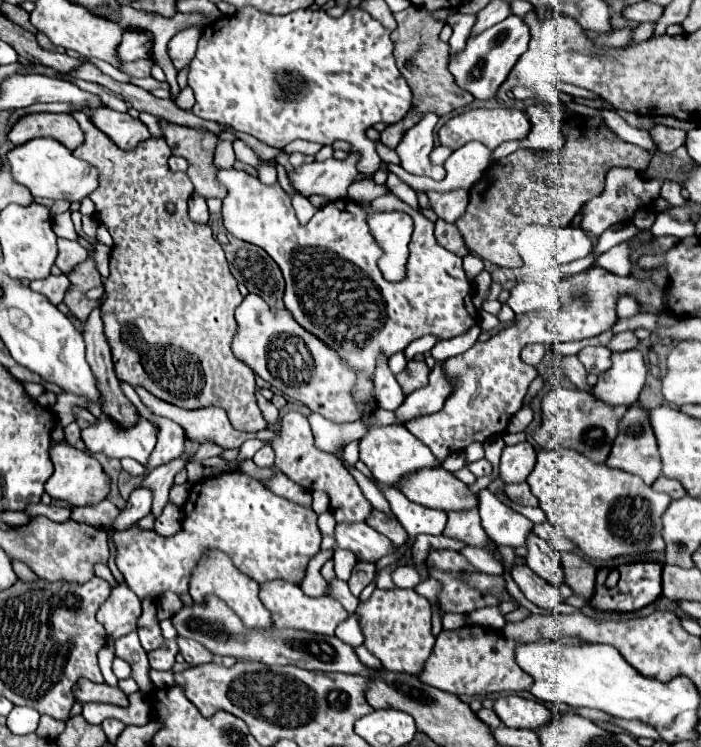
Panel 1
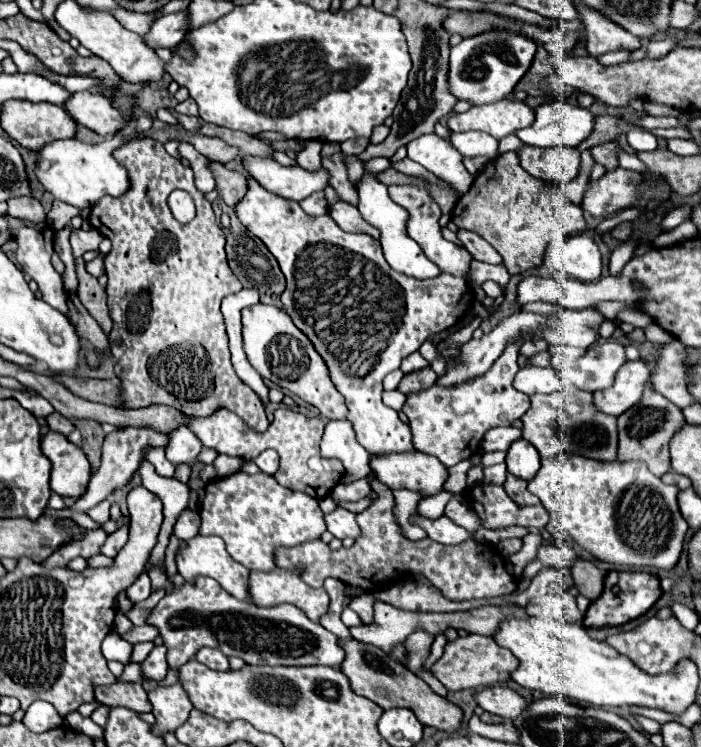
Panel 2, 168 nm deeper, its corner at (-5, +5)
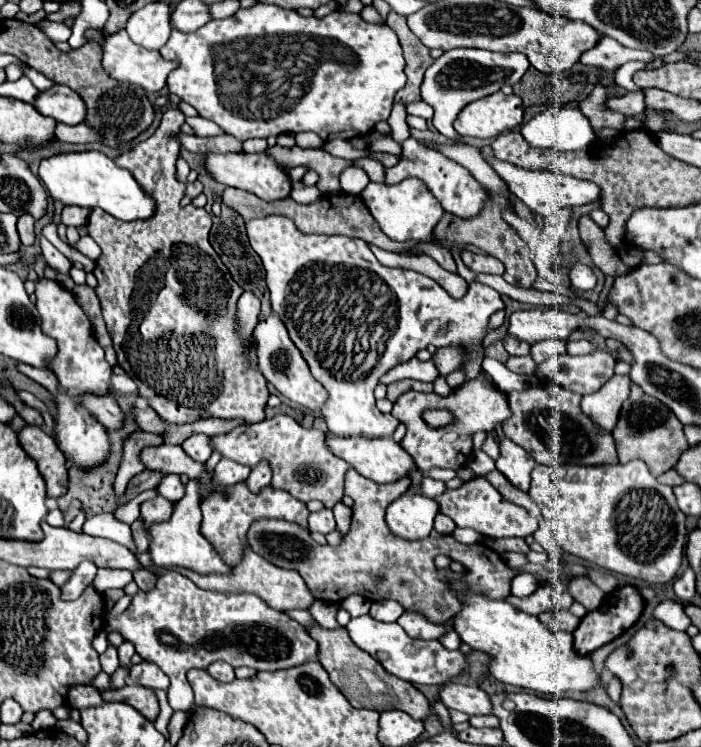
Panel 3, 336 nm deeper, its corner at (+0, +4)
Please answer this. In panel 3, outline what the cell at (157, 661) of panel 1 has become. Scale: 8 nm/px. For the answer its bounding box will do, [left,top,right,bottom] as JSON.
[129,661,169,691]

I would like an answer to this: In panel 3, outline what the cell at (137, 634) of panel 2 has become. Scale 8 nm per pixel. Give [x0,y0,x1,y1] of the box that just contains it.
[117,643,135,669]

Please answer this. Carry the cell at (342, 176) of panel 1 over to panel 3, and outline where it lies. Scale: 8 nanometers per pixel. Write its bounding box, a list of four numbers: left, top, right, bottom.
[201,153,291,201]

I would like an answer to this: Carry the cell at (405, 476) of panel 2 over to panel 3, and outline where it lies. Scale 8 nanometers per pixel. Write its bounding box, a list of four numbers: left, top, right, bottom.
[325,433,415,483]

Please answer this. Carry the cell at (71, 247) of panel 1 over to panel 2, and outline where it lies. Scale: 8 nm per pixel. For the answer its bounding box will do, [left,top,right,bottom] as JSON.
[70,228,104,258]

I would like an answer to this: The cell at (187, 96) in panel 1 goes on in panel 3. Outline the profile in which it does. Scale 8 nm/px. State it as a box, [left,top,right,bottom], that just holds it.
[89,109,269,423]

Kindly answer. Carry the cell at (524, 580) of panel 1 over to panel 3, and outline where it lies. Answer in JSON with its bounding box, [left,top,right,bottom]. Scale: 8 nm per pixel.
[539,609,579,633]

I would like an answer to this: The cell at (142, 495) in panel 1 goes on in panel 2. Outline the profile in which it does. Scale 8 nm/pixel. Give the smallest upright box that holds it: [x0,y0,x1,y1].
[102,524,130,558]

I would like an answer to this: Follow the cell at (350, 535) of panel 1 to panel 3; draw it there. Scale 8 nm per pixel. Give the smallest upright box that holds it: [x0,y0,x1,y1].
[309,509,335,535]

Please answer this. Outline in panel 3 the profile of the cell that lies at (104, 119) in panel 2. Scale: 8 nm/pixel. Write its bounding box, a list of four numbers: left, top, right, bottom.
[33,85,85,125]

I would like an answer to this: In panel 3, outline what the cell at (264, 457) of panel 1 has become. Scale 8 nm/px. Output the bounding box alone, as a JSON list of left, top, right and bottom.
[245,463,271,493]

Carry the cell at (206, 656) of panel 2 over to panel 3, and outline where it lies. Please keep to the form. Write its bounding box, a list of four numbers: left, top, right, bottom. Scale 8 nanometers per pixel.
[207,661,235,683]

